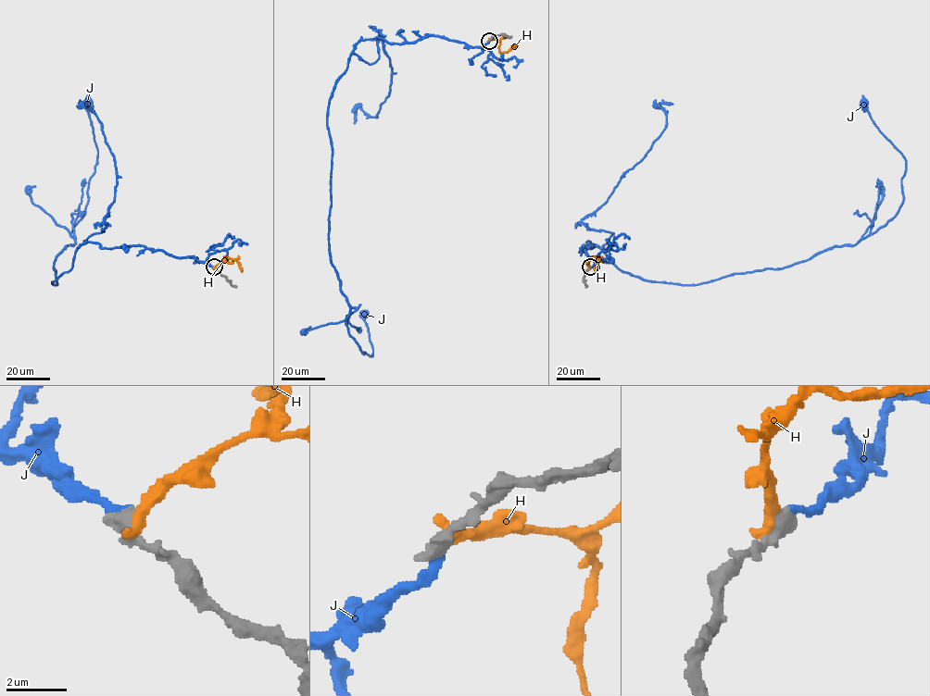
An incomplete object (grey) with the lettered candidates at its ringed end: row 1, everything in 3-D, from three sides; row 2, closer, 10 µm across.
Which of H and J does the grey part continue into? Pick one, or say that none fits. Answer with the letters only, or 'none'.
J

